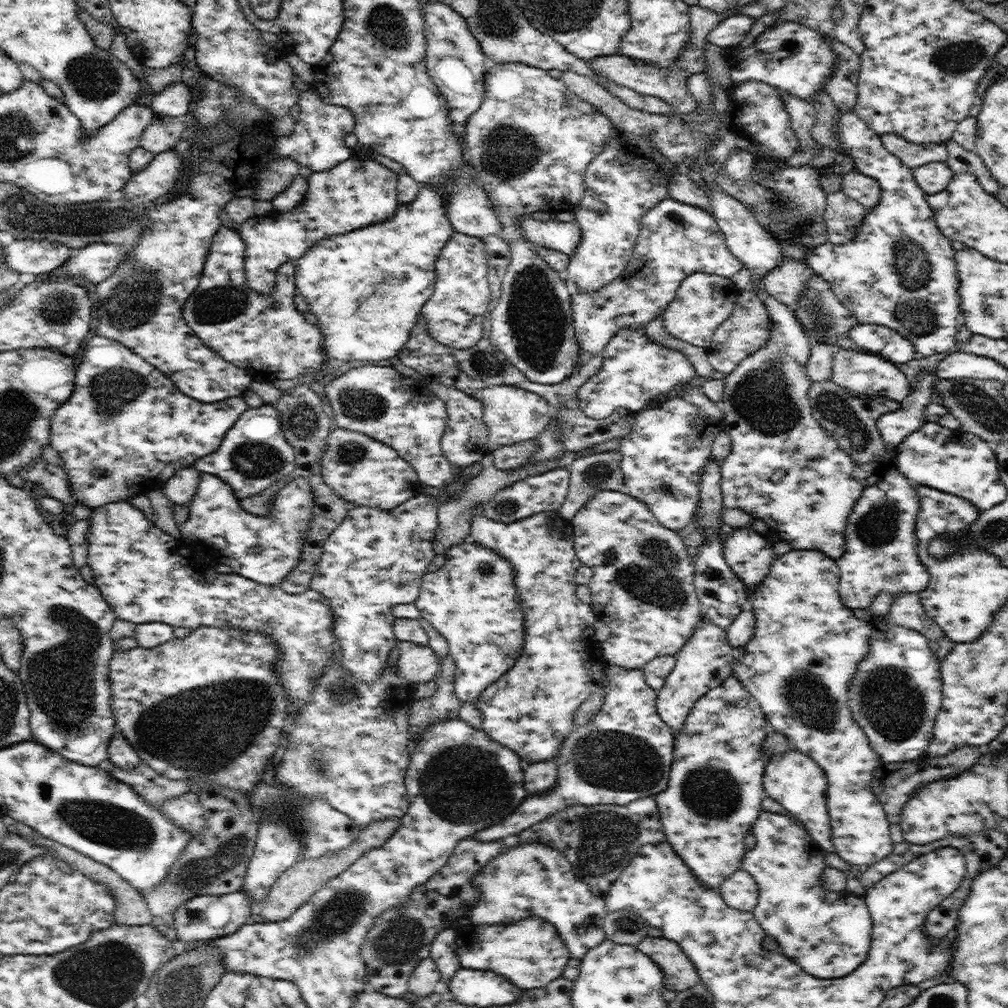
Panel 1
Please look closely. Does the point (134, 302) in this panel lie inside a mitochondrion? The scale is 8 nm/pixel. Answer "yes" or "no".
yes

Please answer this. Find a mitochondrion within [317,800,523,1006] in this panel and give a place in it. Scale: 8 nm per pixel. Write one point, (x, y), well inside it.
(401, 938)

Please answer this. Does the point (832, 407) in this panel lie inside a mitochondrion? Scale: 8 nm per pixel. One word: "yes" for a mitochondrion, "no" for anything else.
yes

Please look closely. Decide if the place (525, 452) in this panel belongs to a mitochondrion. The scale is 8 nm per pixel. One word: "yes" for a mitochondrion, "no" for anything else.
no

